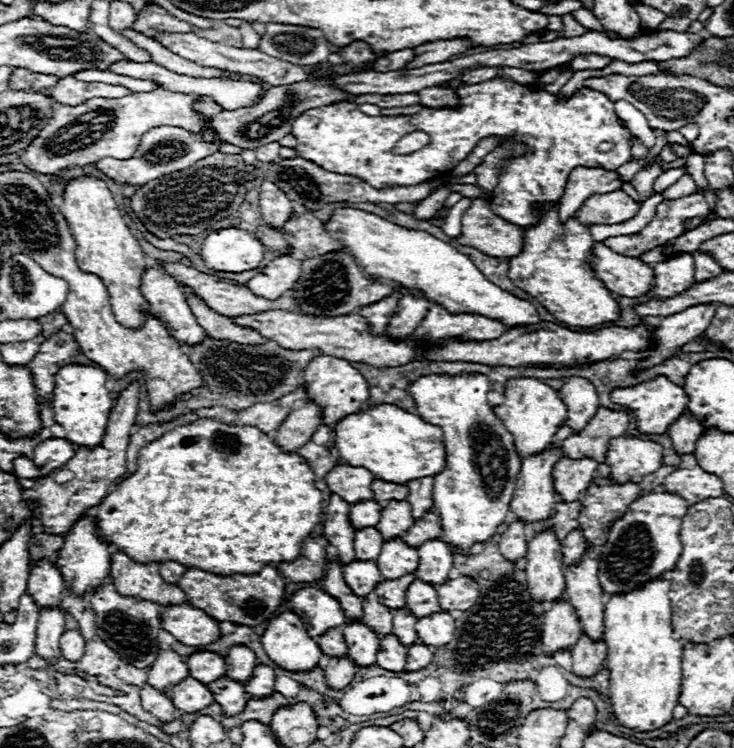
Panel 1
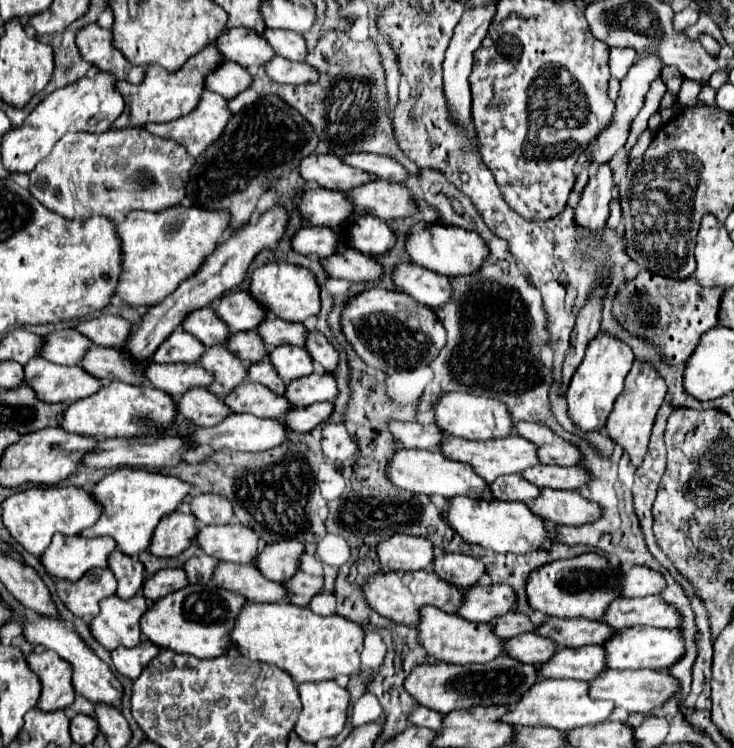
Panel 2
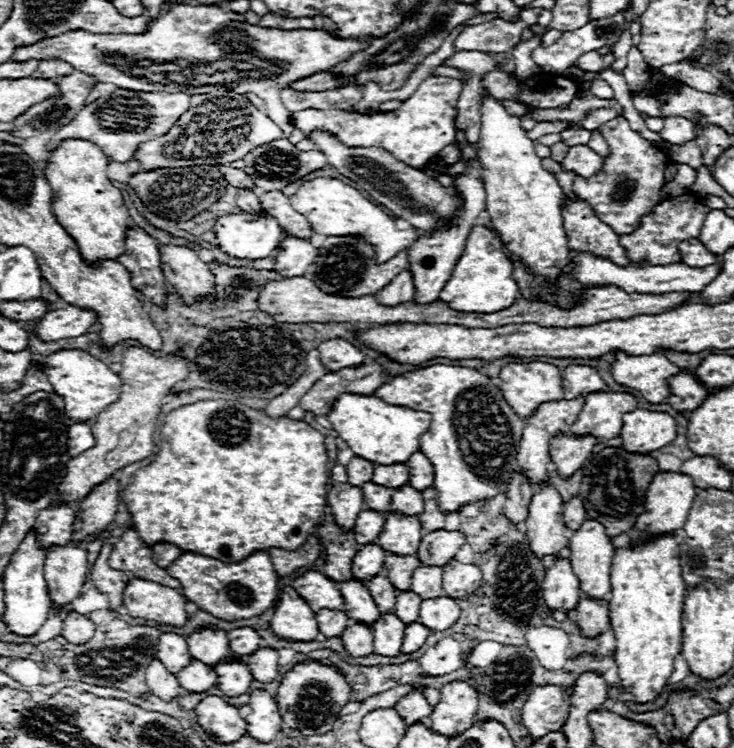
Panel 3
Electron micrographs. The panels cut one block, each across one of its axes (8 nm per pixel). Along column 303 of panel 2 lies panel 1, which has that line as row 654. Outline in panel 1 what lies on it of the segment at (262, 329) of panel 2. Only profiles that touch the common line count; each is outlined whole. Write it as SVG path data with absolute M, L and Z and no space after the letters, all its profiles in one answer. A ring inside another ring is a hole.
M332 628L328 632L324 632L322 636L316 638L320 650L326 656L346 656L346 644L344 644L344 634L340 628Z

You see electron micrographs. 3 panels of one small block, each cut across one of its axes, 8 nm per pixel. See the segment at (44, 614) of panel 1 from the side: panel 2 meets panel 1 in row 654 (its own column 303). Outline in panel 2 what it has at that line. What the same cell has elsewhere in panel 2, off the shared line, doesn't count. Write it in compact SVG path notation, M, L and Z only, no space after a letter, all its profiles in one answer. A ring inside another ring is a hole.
M264 30L262 36L270 42L272 50L282 58L302 62L308 54L304 38L296 32L290 32L290 30Z

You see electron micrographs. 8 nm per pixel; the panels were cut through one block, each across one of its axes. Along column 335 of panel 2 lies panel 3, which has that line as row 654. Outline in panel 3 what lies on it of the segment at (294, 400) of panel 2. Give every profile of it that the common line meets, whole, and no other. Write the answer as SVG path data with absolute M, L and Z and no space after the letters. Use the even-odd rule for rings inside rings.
M382 614L374 622L374 654L398 656L404 638L404 624L394 614Z

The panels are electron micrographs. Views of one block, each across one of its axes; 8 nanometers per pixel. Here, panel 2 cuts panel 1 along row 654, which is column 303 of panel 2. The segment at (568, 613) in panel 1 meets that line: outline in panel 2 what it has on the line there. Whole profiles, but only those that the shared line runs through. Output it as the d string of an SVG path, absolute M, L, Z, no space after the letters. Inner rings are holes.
M282 540L266 546L254 558L254 564L266 578L274 582L286 582L298 570L298 558L304 552L304 544L298 540Z

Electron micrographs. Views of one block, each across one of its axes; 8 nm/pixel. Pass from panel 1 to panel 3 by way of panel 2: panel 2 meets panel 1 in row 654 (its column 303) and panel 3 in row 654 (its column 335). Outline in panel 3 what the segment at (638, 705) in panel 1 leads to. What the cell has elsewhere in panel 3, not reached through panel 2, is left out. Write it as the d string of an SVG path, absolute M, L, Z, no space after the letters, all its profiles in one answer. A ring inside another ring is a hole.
M660 536L650 540L648 544L640 544L636 548L620 548L612 560L612 598L608 600L610 608L610 626L616 636L616 654L614 660L618 664L618 674L626 692L634 696L636 704L654 702L664 688L668 686L668 678L674 672L674 660L682 648L682 606L686 598L686 586L682 580L678 542L672 536Z

